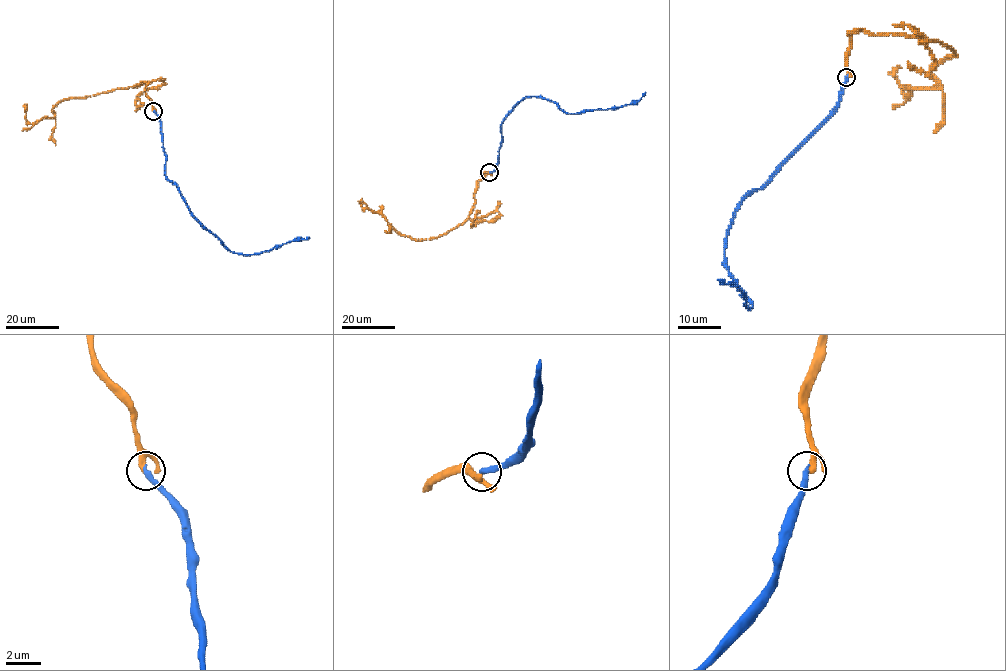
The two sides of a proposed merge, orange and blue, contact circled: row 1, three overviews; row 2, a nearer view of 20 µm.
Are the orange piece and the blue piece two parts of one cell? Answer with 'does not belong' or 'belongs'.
does not belong

